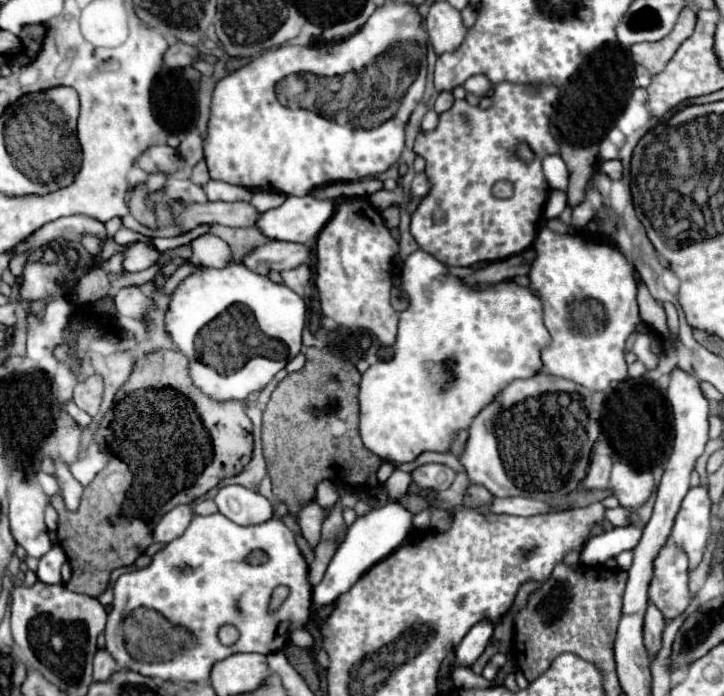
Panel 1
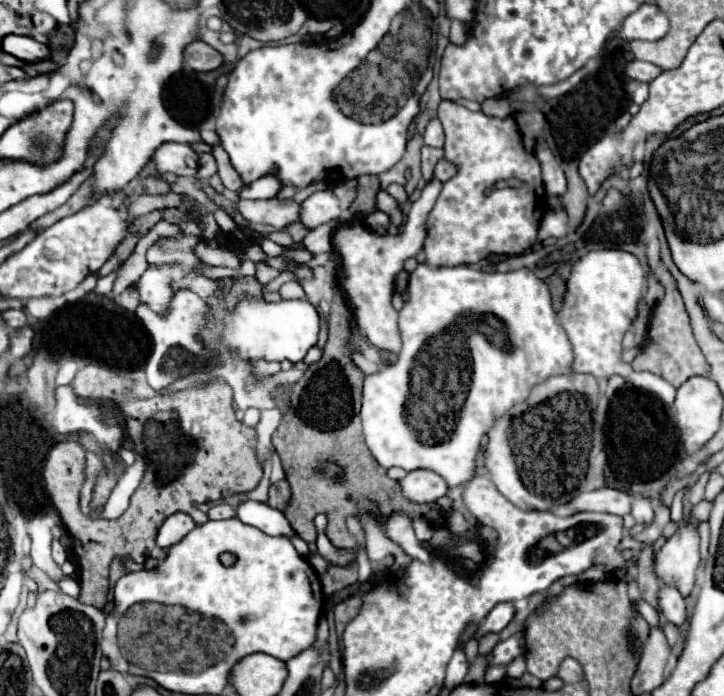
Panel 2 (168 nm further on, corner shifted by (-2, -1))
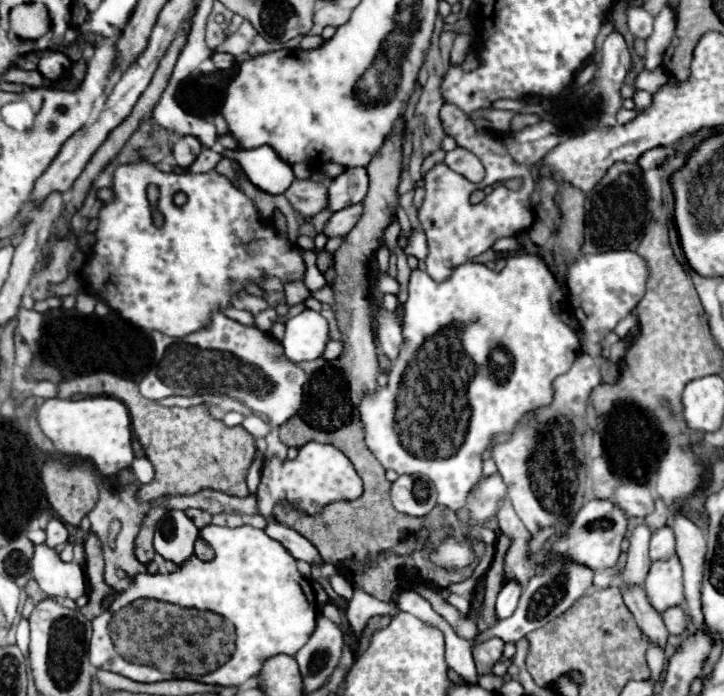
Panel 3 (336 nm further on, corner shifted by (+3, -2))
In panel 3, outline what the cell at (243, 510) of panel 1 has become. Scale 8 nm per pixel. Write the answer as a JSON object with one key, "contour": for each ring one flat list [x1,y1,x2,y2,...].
{"contour":[[270,520,270,522,268,522,268,528,266,528,264,532,266,532,270,538,278,540,296,560,304,560,304,562,308,562,308,564,312,564,312,566,322,564,322,558,320,558,318,550,316,550,302,534,298,534,296,530,288,528,288,526,284,526,284,524,276,522,276,520]]}

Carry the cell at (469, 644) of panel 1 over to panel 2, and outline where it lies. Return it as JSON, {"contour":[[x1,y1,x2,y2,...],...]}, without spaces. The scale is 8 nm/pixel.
{"contour":[[499,603,497,607,493,607,493,611,483,619,483,623,479,623,475,639,481,641,489,633,501,633,513,619,513,613,515,613,513,603]]}

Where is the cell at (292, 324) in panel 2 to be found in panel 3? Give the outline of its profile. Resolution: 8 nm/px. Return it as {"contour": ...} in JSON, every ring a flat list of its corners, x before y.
{"contour":[[304,310,286,320,286,336,282,340,284,352,292,362,316,360,322,356,328,342,328,322,320,312]]}

